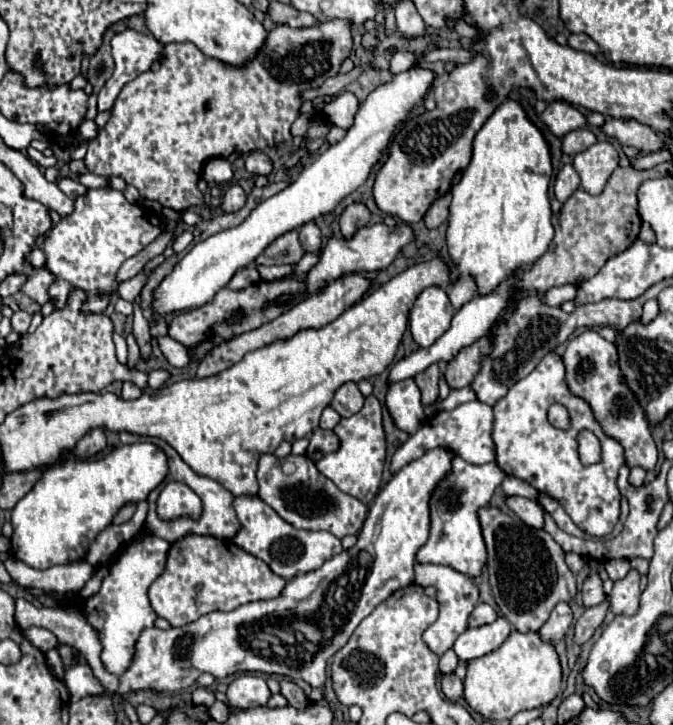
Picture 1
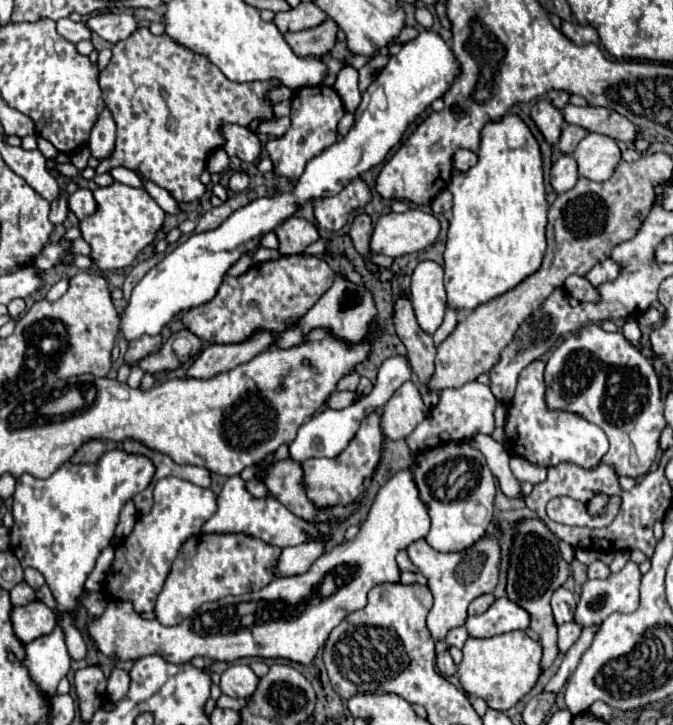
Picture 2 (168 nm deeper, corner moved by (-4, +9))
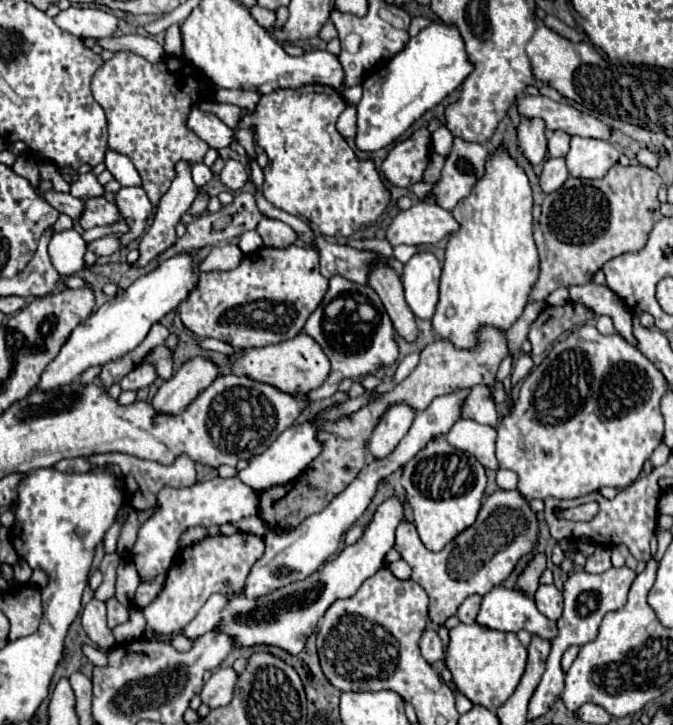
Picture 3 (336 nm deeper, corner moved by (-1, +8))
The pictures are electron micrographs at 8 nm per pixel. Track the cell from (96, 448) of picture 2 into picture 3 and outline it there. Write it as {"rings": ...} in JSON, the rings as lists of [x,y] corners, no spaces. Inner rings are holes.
{"rings":[[[72,458],[72,460],[60,460],[54,468],[60,472],[88,472],[90,464],[86,458]]]}

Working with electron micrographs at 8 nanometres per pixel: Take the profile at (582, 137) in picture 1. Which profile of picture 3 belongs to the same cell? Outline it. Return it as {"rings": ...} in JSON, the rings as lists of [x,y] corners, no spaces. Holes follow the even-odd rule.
{"rings":[[[558,130],[558,132],[550,132],[548,134],[548,154],[552,158],[566,156],[568,148],[570,148],[570,136],[566,132]]]}

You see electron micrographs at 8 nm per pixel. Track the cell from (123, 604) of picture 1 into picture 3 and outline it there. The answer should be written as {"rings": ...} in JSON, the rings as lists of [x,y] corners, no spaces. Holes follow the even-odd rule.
{"rings":[[[212,478],[208,482],[196,482],[188,488],[170,488],[166,486],[158,494],[158,510],[152,514],[152,518],[140,526],[138,540],[130,554],[132,562],[136,564],[136,570],[140,578],[152,578],[160,572],[166,572],[178,552],[178,538],[188,526],[220,526],[228,522],[238,522],[242,518],[254,516],[258,512],[256,506],[256,490],[240,482],[240,478]]]}

